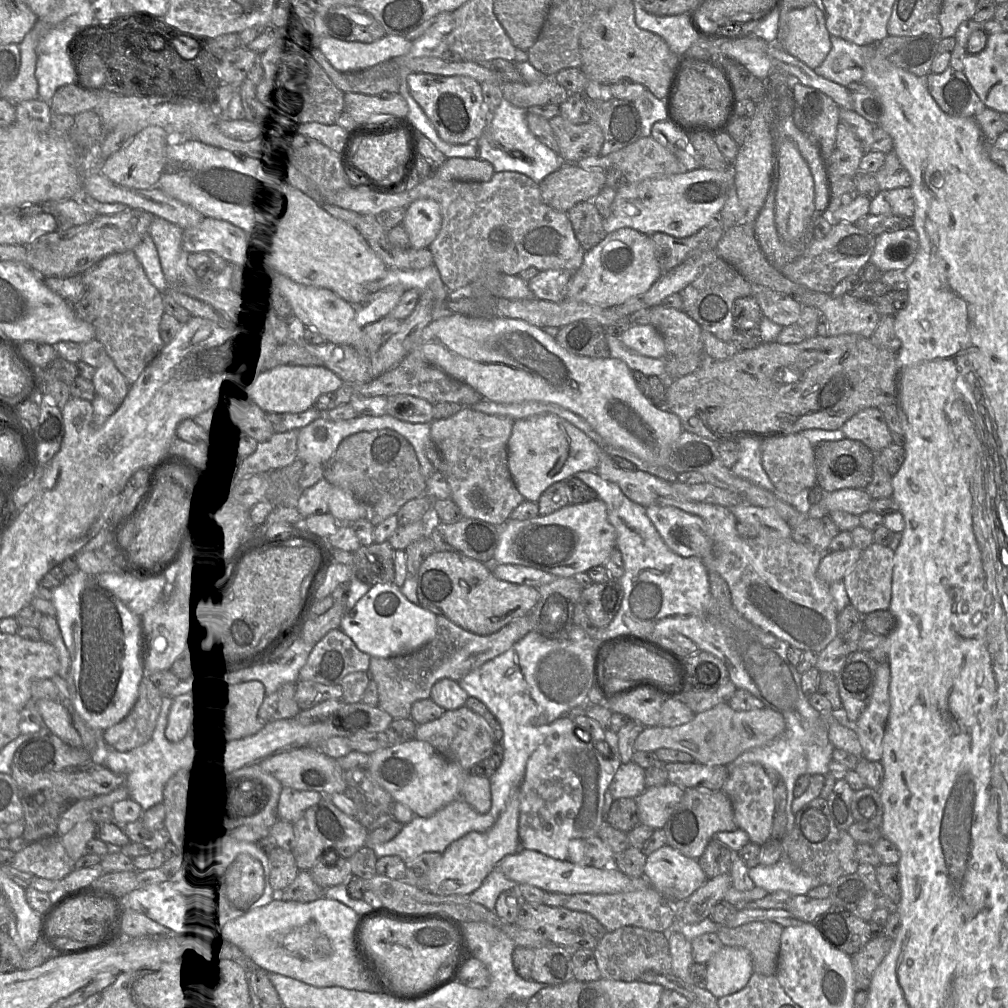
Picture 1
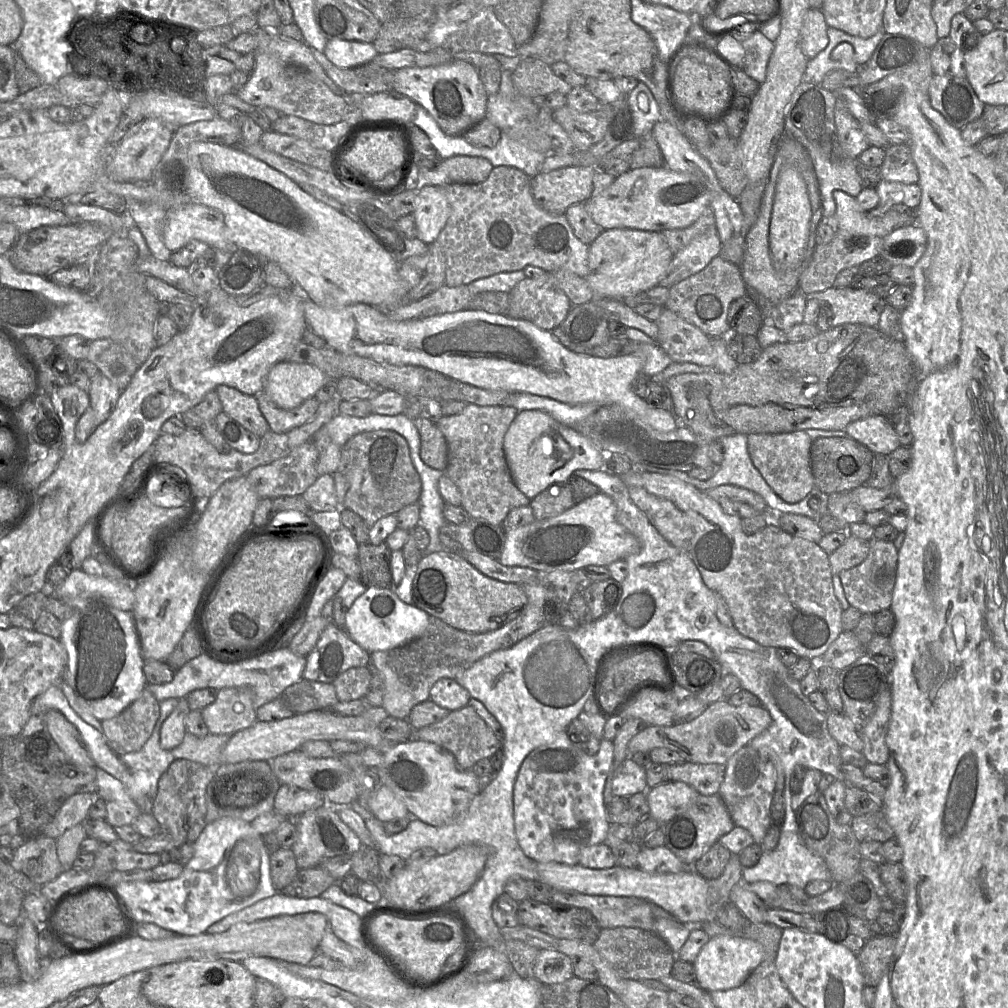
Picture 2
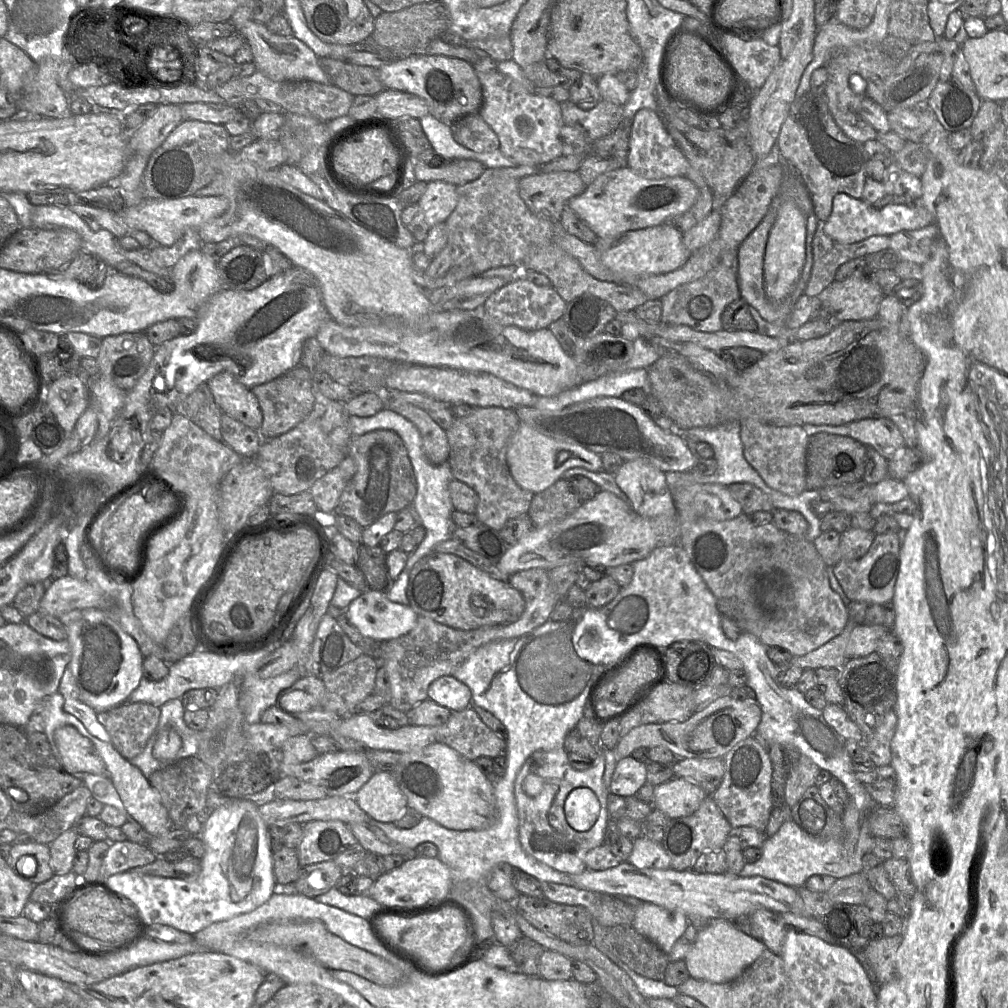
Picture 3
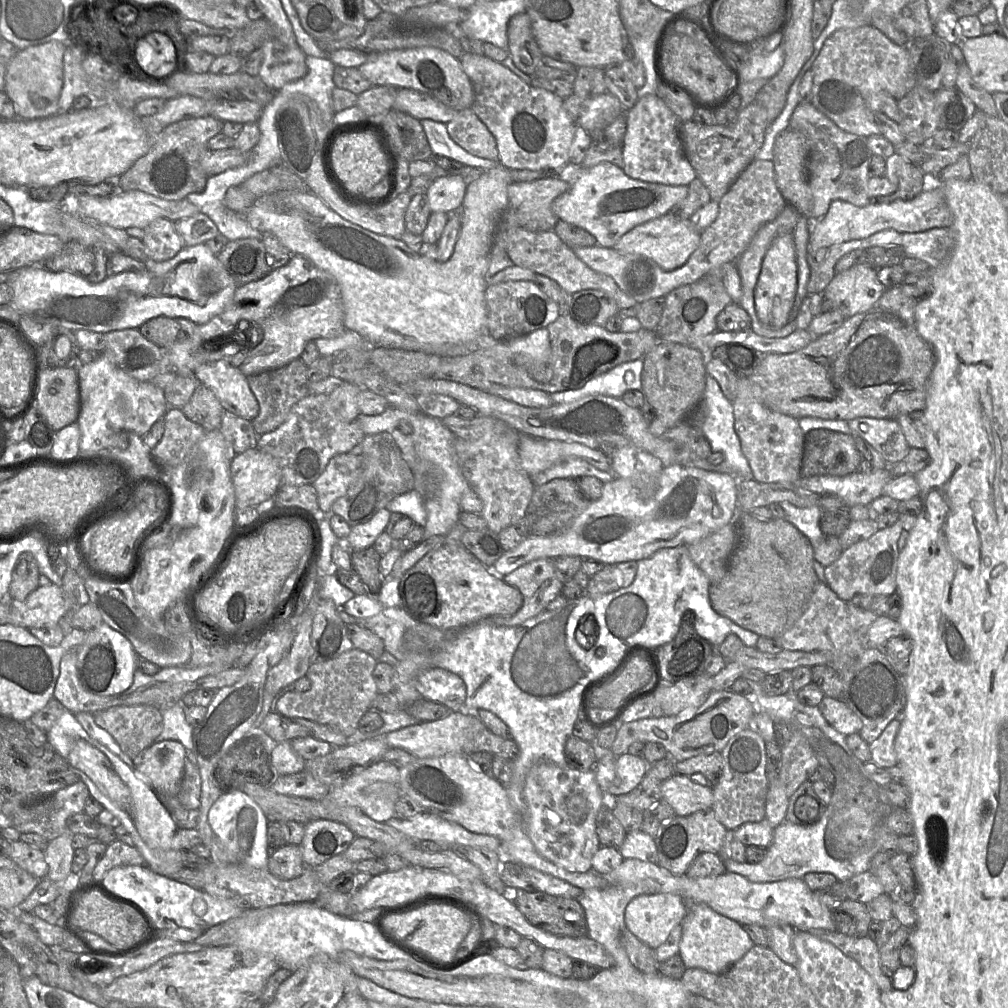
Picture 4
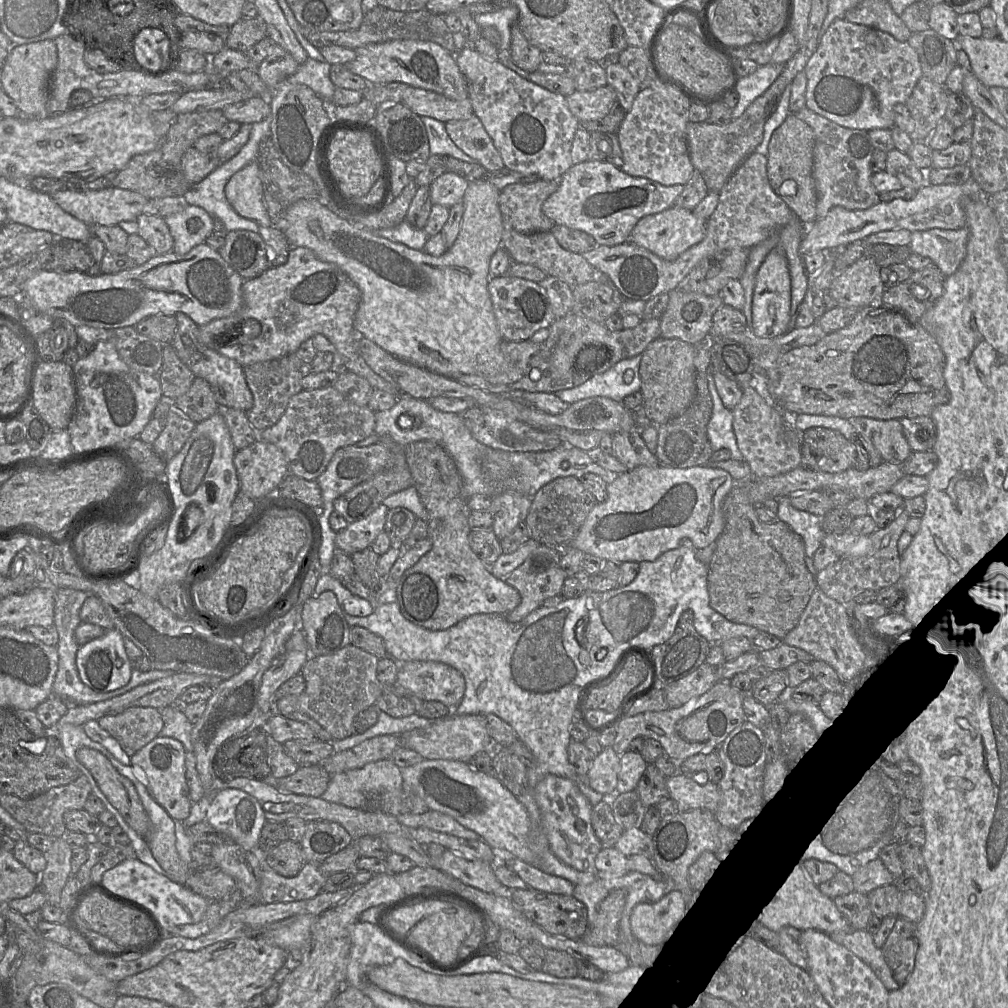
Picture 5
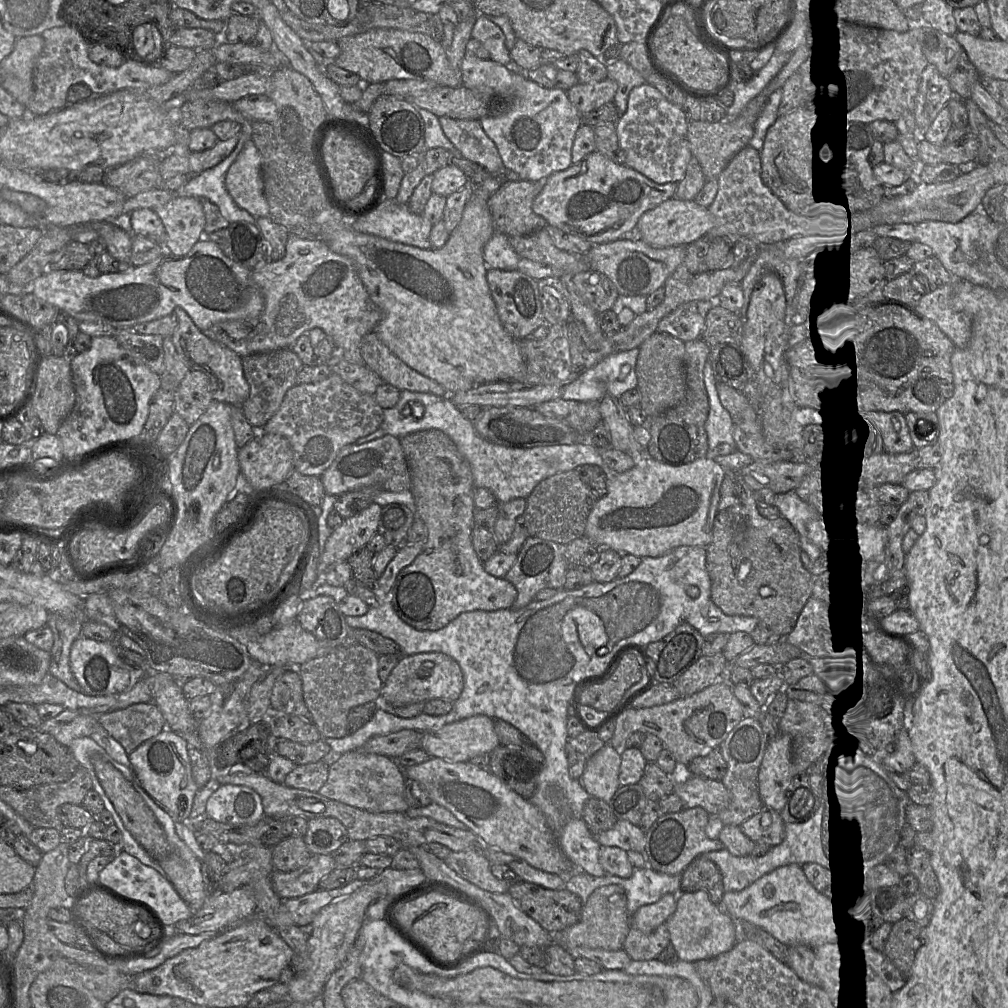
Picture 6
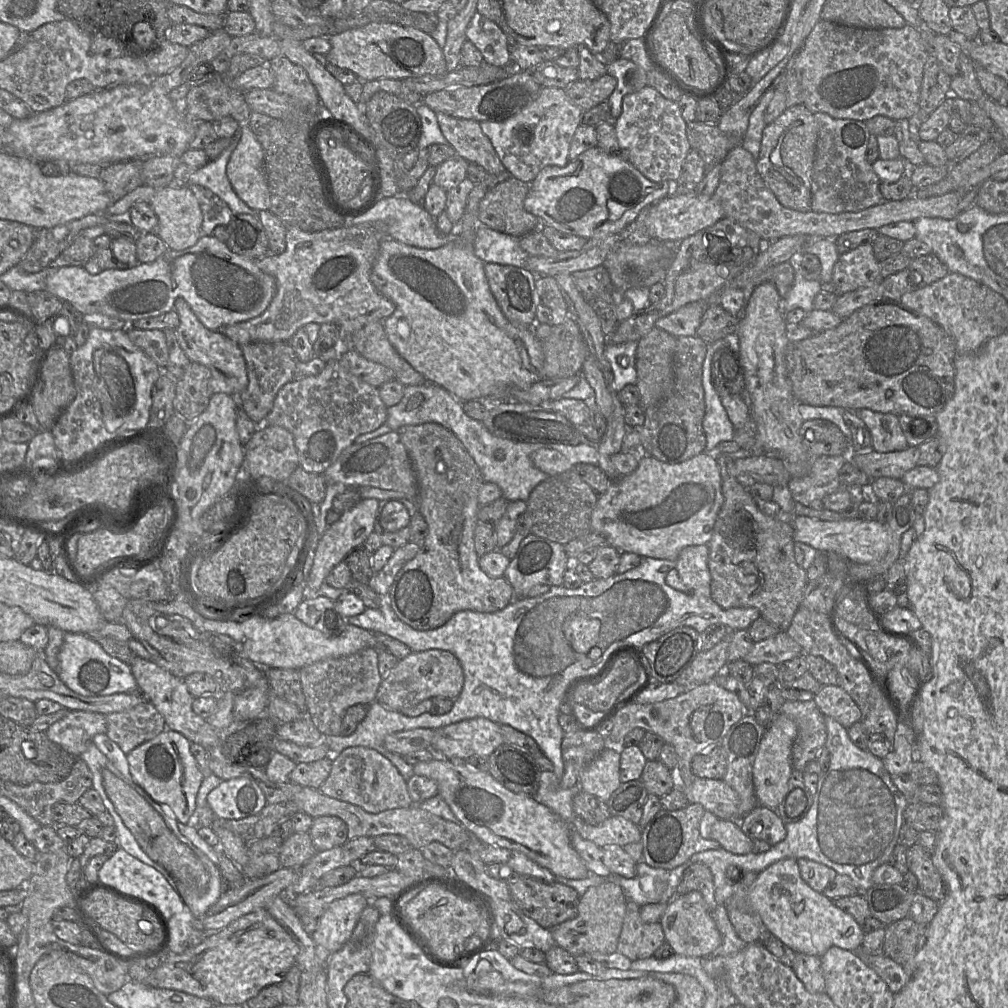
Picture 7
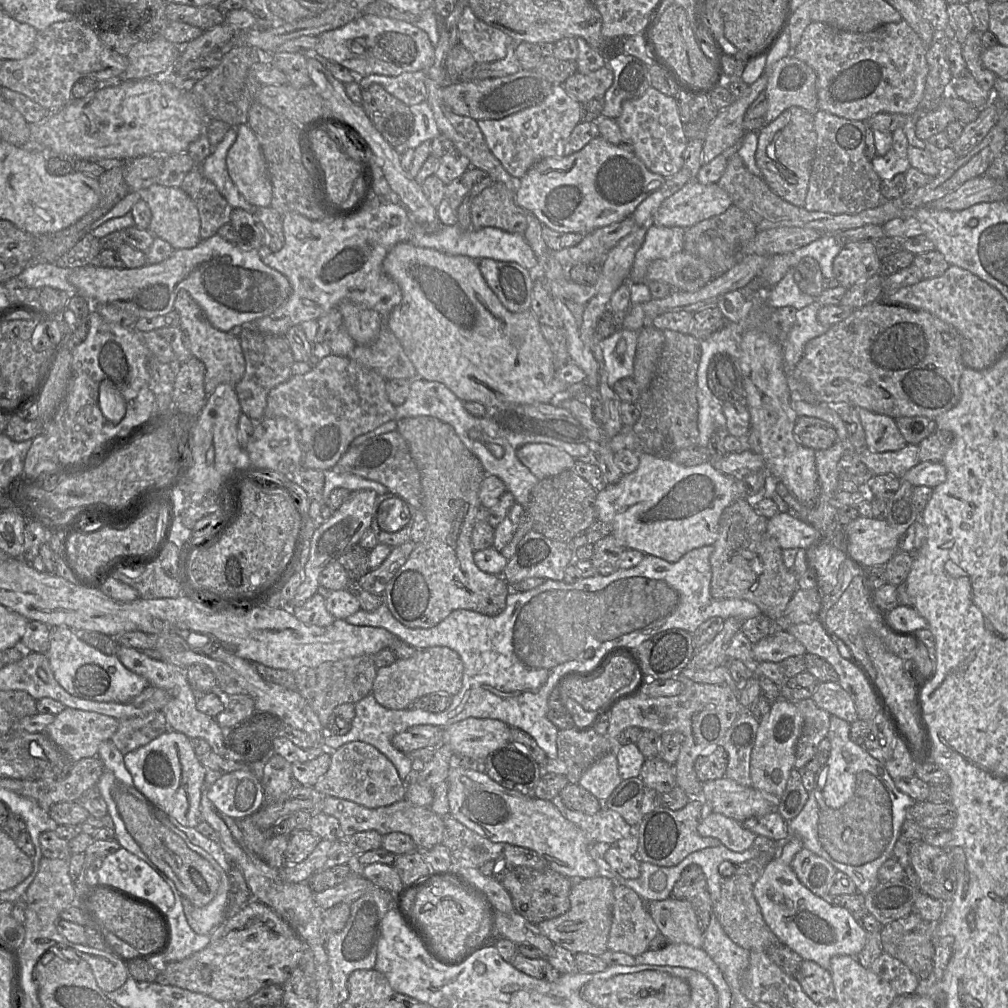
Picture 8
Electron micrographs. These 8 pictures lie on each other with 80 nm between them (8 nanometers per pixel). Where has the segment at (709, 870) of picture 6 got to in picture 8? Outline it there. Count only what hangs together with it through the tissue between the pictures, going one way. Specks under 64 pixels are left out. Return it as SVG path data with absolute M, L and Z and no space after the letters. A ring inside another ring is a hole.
M690 865L682 872L673 887L671 897L690 902L701 928L705 931L713 914L713 902L706 877L700 866Z

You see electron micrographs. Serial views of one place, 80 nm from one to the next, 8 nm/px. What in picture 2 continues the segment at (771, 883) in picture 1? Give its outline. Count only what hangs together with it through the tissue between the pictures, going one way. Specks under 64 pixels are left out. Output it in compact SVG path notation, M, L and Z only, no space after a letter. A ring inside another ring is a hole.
M781 830L776 848L771 851L763 851L760 860L755 866L743 867L742 878L750 884L766 881L775 886L787 884L804 890L807 884L812 881L832 881L831 873L825 861L806 847L798 832L787 830Z

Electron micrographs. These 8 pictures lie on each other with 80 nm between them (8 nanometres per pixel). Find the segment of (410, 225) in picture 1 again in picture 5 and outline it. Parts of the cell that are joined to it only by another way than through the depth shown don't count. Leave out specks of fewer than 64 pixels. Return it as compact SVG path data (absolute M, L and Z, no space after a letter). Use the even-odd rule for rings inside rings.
M446 171L430 185L432 205L438 204L451 208L463 201L468 185L469 182L464 177Z

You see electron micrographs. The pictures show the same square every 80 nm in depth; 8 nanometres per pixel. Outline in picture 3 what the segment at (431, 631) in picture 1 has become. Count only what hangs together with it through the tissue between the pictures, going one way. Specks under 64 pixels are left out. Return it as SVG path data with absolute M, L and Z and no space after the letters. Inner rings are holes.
M372 589L353 600L346 615L363 636L380 643L409 633L418 621L409 605L392 602L386 593Z

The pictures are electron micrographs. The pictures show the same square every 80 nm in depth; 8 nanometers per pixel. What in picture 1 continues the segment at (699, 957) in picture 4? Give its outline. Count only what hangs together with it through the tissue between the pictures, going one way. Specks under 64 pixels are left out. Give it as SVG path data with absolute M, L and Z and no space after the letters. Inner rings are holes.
M724 946L706 963L703 986L719 999L742 990L753 973L749 951Z

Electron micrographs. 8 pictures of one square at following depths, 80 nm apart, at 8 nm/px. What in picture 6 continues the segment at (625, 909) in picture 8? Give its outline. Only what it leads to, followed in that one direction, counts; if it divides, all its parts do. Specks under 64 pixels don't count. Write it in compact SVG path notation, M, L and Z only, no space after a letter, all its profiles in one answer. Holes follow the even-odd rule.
M661 924L649 934L642 933L631 925L623 949L631 960L647 961L656 959L670 944L670 933L666 924Z

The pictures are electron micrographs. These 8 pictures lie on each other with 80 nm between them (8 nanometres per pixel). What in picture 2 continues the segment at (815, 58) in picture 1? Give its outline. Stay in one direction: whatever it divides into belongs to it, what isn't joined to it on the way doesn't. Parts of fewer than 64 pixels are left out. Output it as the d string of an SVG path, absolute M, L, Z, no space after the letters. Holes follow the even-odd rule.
M810 8L804 16L801 29L801 49L809 60L827 47L827 29L822 10Z

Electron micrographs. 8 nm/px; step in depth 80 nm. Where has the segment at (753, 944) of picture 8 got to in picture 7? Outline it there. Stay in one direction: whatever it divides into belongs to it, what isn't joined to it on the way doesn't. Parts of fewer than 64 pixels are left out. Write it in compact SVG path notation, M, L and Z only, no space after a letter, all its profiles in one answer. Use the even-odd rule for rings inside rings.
M748 872L737 883L737 890L724 904L735 932L746 944L765 944L773 936L759 915L747 903L748 893L758 874Z

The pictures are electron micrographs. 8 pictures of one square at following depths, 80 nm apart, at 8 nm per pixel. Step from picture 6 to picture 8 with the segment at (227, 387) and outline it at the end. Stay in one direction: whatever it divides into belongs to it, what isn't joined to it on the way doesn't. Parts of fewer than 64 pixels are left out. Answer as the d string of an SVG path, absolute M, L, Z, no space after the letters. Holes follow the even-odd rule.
M180 290L177 293L174 310L179 315L179 328L185 346L205 366L204 390L207 397L221 383L235 386L245 373L245 360L238 336L233 332L224 332L214 328L206 318L203 310L186 290Z

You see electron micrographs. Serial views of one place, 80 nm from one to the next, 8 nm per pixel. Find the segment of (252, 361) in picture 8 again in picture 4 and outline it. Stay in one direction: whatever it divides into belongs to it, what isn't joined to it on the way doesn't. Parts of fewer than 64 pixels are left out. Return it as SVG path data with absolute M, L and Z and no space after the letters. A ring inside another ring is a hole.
M297 358L283 367L247 377L249 387L259 405L259 413L251 421L258 436L278 428L287 419L292 406L310 394L307 370L308 366Z

